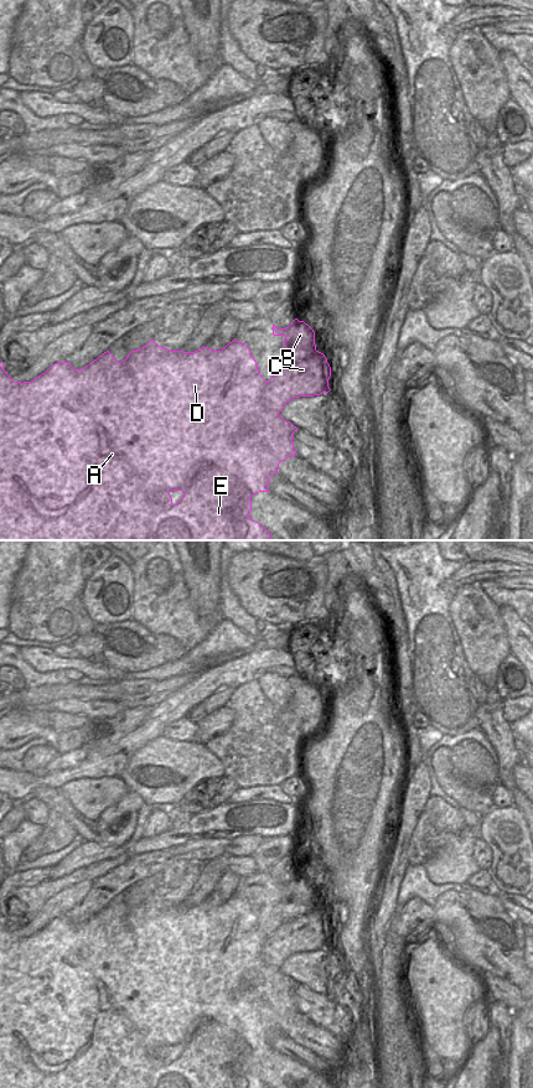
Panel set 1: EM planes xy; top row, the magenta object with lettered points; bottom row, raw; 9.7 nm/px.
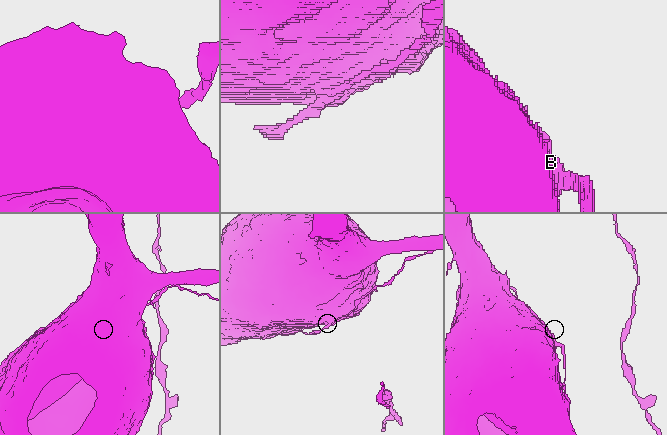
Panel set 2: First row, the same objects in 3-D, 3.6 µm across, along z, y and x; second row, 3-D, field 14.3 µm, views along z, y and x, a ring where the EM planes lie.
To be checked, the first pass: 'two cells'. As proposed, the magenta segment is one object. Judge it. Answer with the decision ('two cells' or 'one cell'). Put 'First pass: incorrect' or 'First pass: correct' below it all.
two cells
First pass: correct

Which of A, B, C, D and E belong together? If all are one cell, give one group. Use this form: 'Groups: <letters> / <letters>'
Groups: A C D E / B.

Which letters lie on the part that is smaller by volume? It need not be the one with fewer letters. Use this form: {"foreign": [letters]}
{"foreign": ["B"]}

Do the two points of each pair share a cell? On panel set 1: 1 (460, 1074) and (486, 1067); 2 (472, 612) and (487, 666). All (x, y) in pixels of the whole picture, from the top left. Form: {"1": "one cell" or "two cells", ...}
{"1": "two cells", "2": "one cell"}

